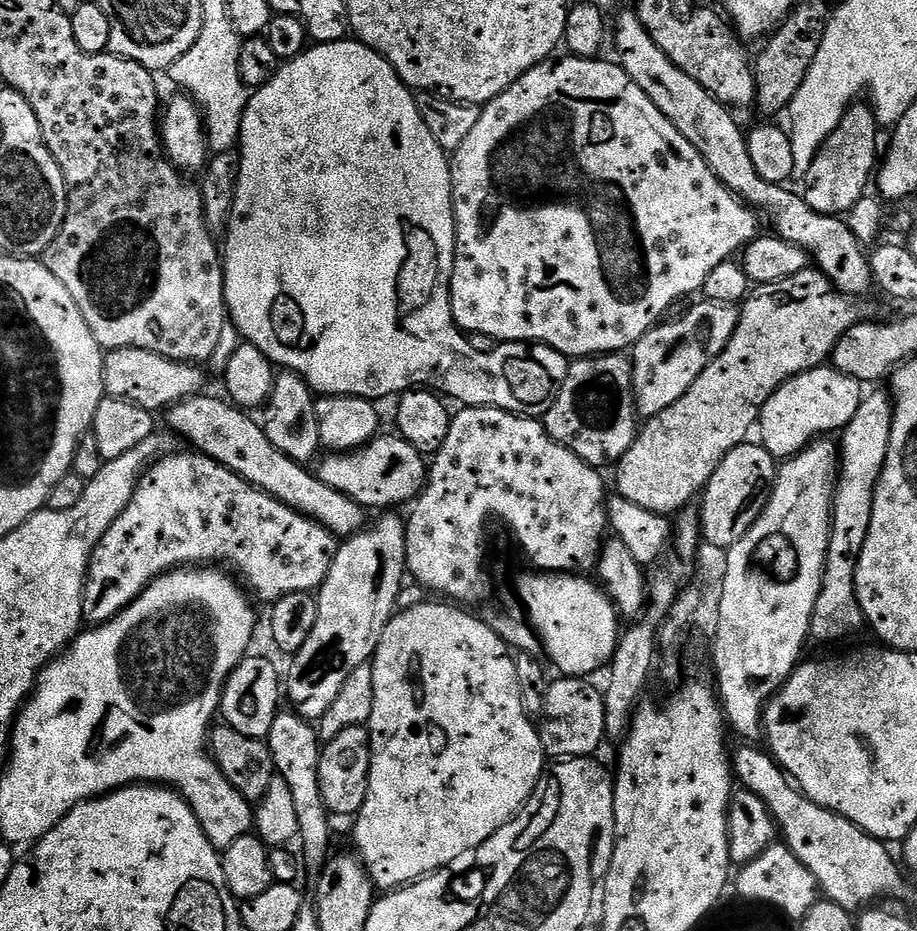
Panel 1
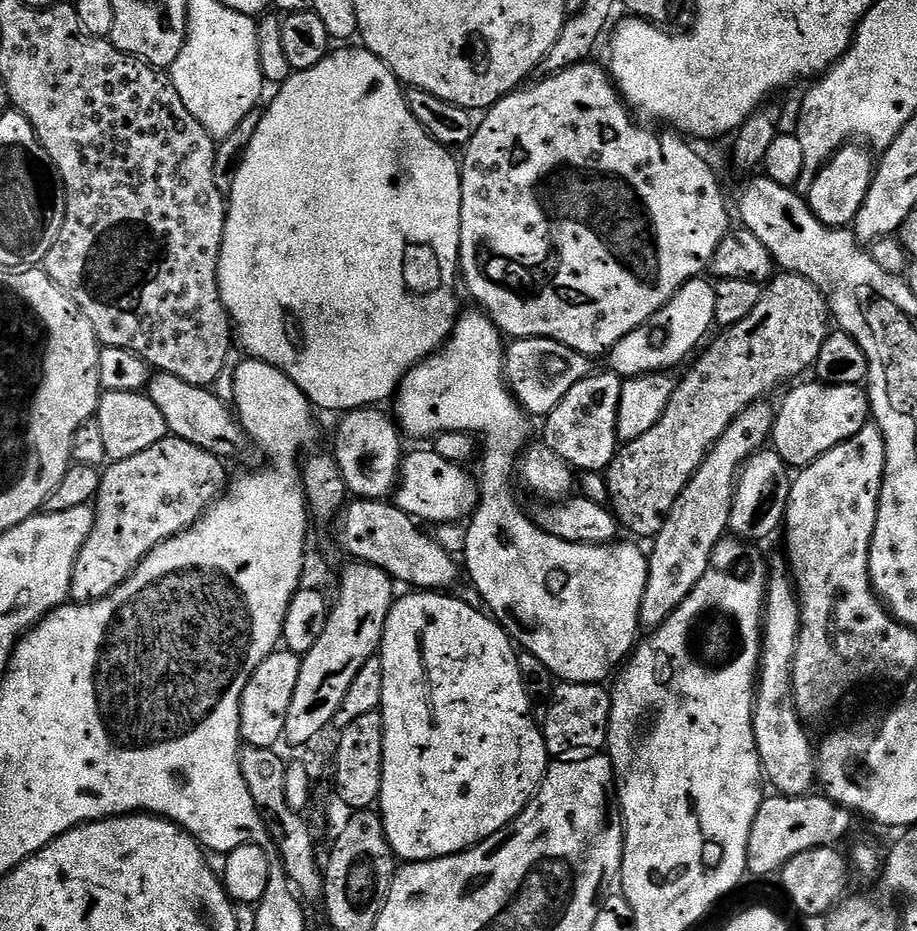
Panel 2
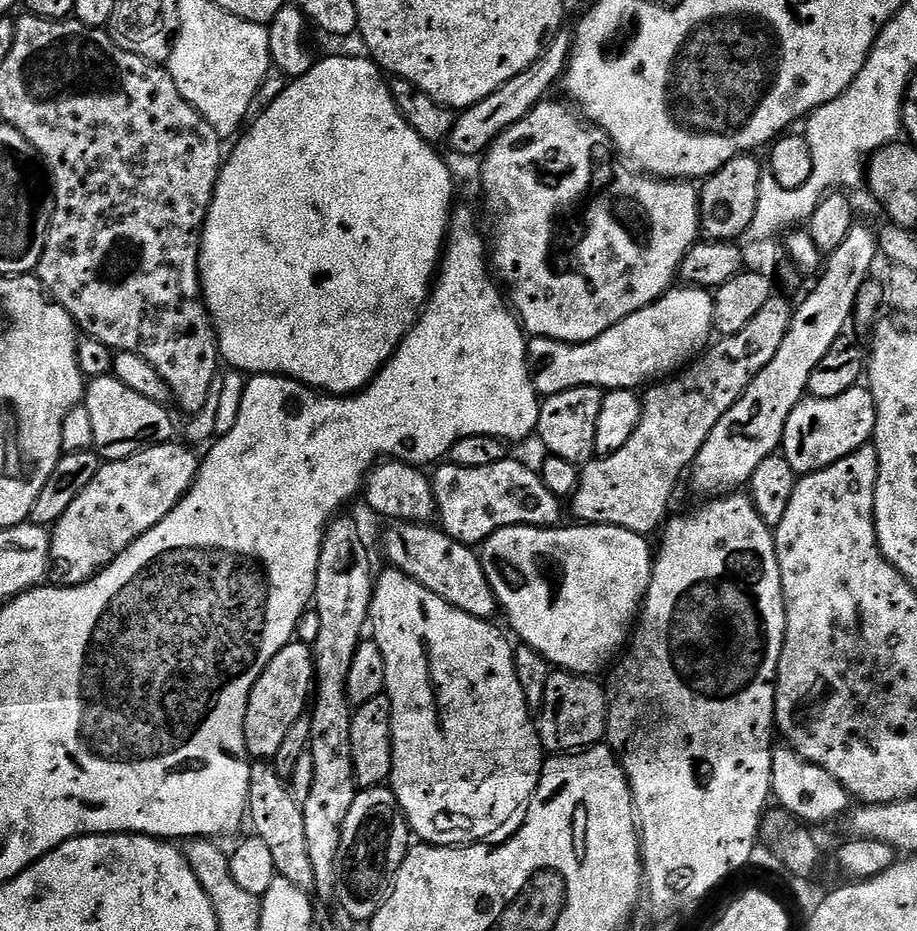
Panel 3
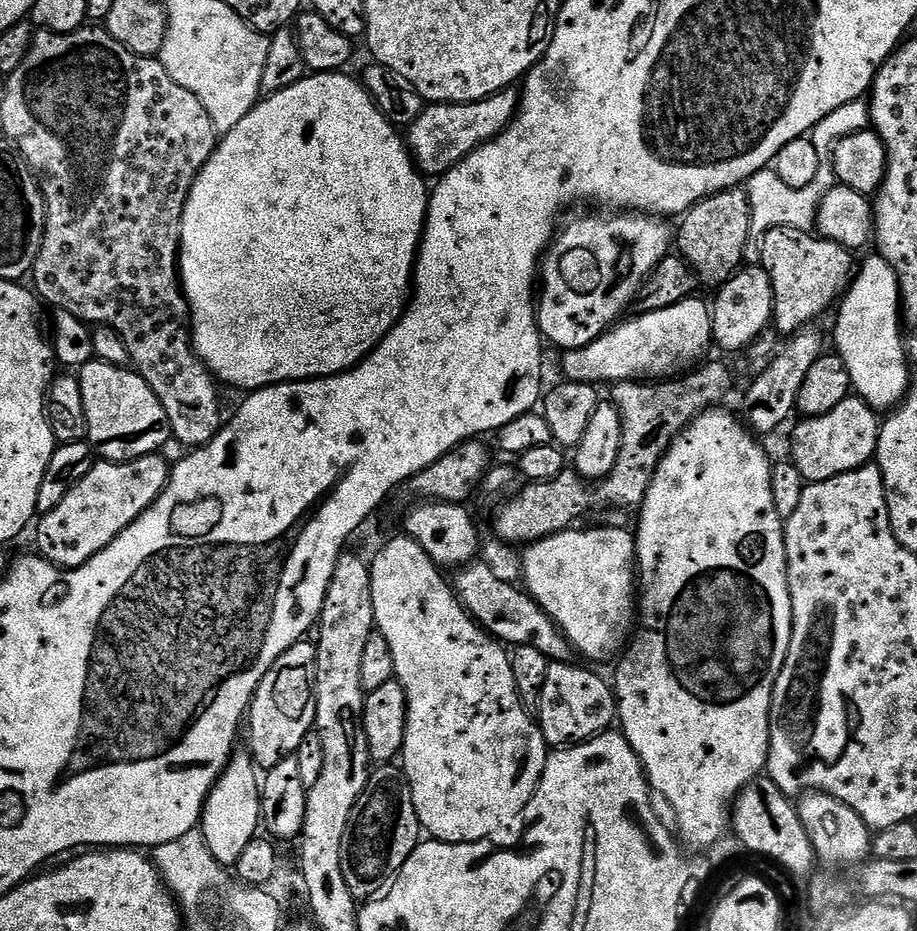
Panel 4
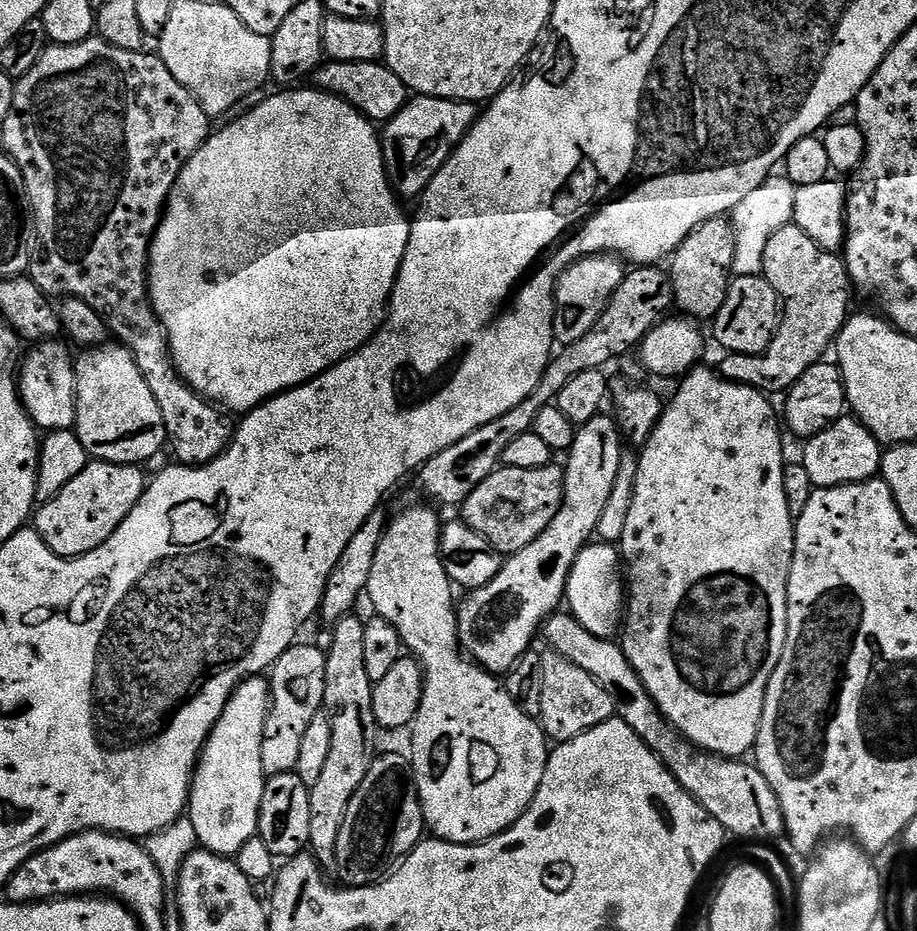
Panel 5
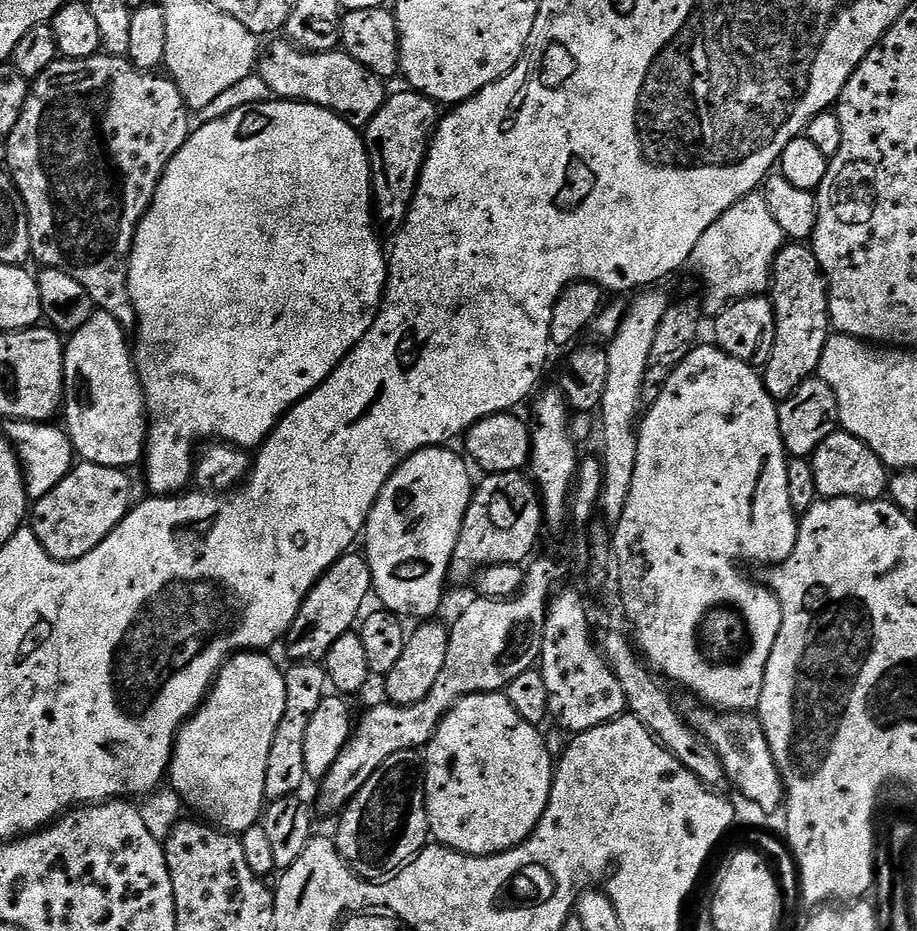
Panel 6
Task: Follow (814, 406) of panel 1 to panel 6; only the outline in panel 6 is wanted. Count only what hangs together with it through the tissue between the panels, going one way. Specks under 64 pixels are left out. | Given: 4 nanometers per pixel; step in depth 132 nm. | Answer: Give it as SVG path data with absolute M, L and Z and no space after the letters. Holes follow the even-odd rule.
M838 430L818 446L818 450L810 457L814 470L814 482L818 482L821 497L849 496L855 500L878 500L887 493L890 479L889 469L854 434Z

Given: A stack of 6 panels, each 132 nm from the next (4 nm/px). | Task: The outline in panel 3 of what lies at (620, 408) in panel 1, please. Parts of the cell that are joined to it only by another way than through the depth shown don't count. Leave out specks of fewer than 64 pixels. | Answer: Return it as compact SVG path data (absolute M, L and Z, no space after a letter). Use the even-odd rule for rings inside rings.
M578 386L547 397L541 403L535 435L544 443L549 456L566 458L566 462L583 466L596 456L594 438L598 431L598 414L602 414L602 398L605 389L594 386Z

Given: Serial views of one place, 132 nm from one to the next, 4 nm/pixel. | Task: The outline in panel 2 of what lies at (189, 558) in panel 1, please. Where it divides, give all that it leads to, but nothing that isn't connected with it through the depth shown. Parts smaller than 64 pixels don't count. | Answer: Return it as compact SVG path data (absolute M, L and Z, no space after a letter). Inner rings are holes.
M171 434L154 442L150 450L134 454L134 458L113 460L103 469L100 485L96 491L94 511L96 517L84 545L78 550L74 562L70 596L77 604L93 604L96 600L106 598L116 587L130 575L135 568L164 540L184 532L192 523L213 504L226 487L224 480L225 461L219 456L210 454L194 442L186 442Z

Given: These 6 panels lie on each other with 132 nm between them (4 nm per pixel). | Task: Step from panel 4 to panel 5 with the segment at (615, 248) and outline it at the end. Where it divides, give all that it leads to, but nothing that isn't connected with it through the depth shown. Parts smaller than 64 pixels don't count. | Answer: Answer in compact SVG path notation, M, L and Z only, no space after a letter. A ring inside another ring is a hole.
M608 254L587 256L578 263L571 264L556 283L556 309L552 323L555 343L563 346L578 342L578 338L582 338L582 334L586 334L586 330L590 330L590 326L594 326L594 322L598 322L598 318L606 310L614 290L618 290L618 286L622 286L625 275L625 265Z

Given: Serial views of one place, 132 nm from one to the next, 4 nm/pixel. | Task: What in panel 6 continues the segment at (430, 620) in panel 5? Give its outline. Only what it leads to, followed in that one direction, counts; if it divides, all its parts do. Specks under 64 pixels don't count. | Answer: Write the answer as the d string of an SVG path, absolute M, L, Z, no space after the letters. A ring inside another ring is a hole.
M448 446L423 448L403 460L386 482L382 494L378 494L362 533L363 551L372 571L374 596L384 603L381 605L387 611L401 618L413 616L416 622L435 617L432 615L439 610L444 600L444 583L449 583L452 555L466 518L466 510L472 501L474 480L468 477L469 465L459 451L456 453L452 450ZM479 692L473 696L464 696L440 719L440 724L436 727L436 733L432 735L432 740L426 745L426 751L422 756L428 830L431 839L437 845L453 848L455 852L461 852L467 856L493 856L499 852L517 848L533 832L548 805L548 799L552 793L552 778L554 775L554 756L548 753L548 744L544 741L544 736L540 731L541 729L537 725L522 719L518 714L518 710L514 710L514 706L510 706L507 695L500 692Z

